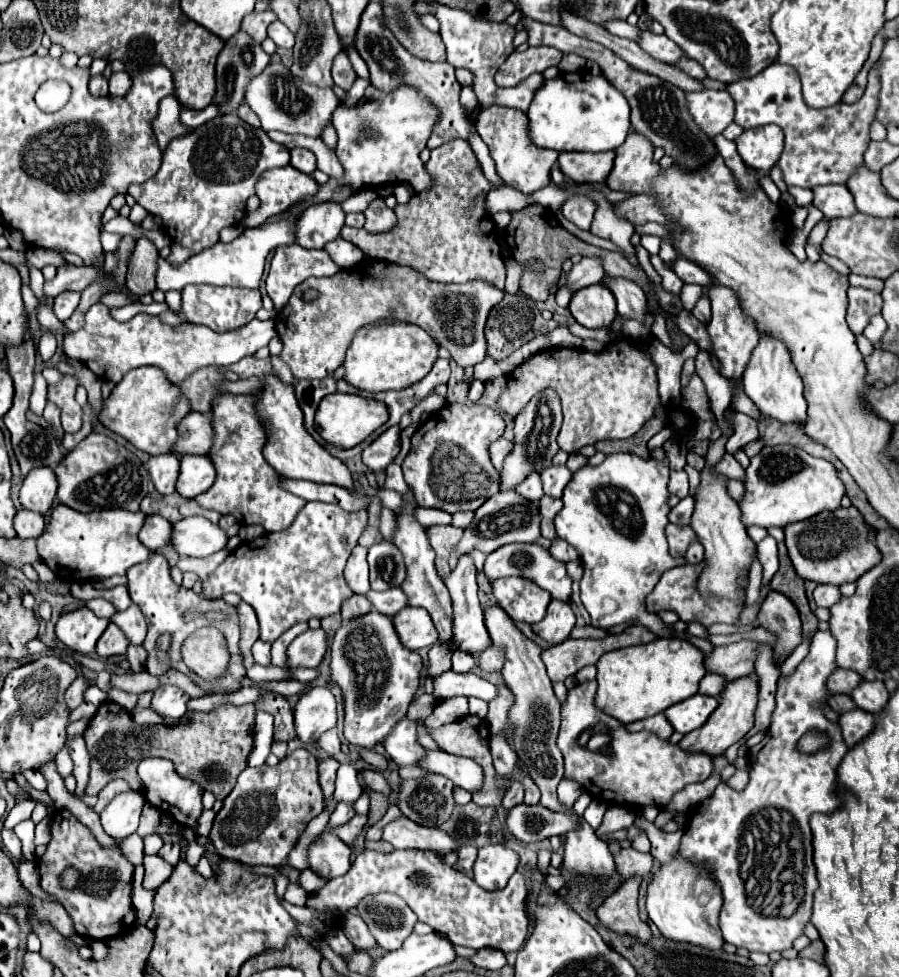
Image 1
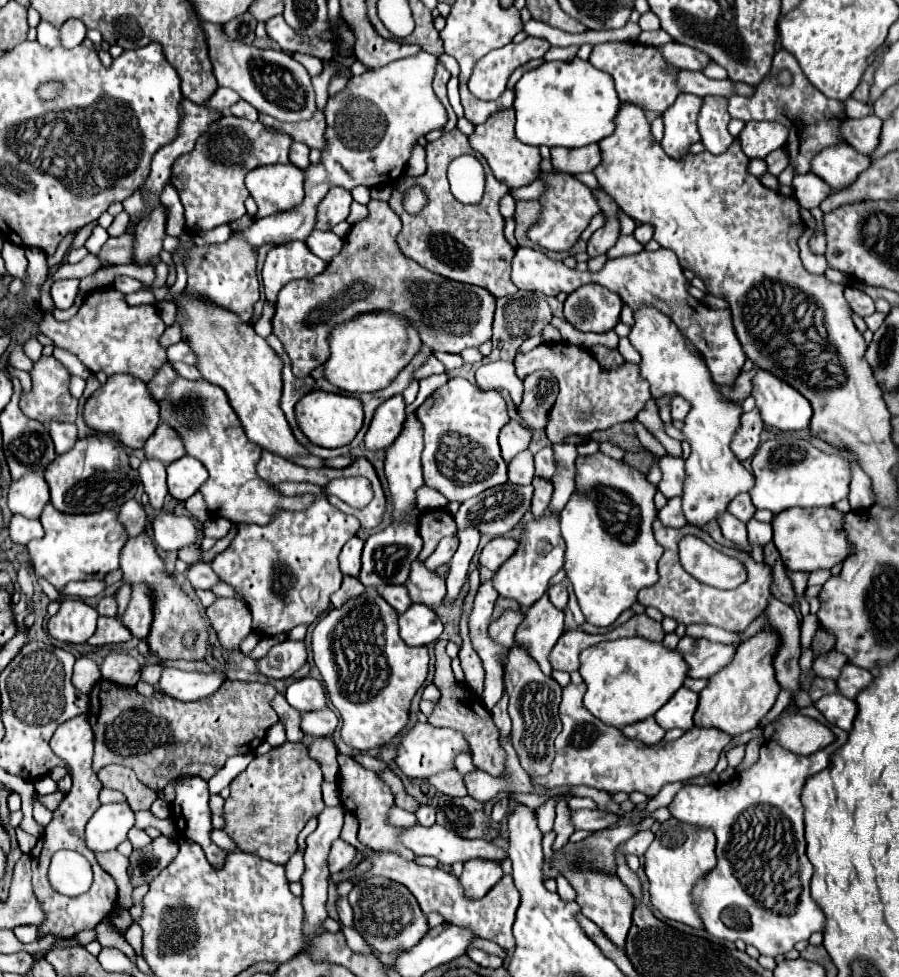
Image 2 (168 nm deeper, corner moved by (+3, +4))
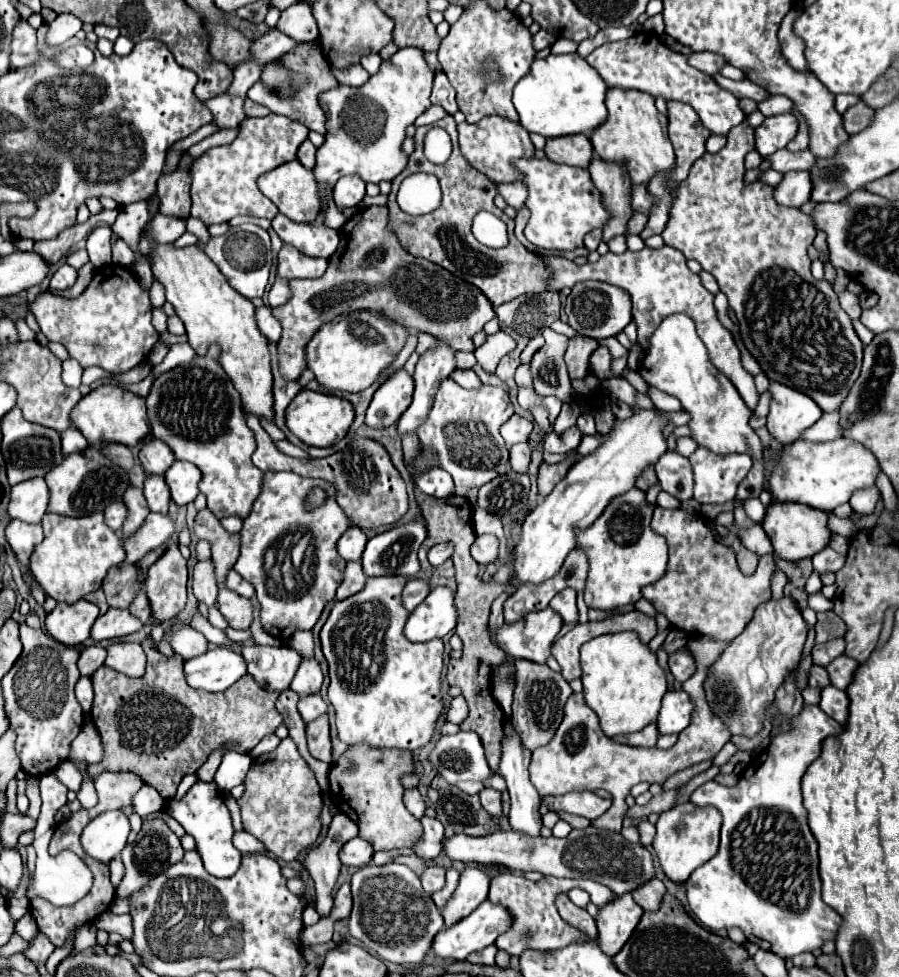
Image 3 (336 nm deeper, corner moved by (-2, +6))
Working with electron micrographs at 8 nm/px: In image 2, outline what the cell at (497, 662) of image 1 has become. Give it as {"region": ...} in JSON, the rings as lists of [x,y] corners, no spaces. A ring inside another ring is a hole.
{"region":[[[505,611],[499,619],[495,619],[489,625],[489,635],[493,641],[497,641],[503,647],[513,647],[515,645],[515,631],[521,625],[525,613],[523,611]]]}

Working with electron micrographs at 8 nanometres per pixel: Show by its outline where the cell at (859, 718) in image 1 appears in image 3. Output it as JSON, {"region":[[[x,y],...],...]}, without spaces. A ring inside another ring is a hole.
{"region":[[[832,685],[822,689],[820,709],[826,715],[830,715],[832,719],[836,719],[838,723],[842,723],[842,725],[846,725],[846,719],[848,719],[848,703],[850,703],[850,699],[848,699],[846,691],[840,691]]]}

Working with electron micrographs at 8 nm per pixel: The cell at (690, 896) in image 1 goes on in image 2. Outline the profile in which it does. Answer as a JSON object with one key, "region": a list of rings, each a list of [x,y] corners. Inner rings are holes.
{"region":[[[671,817],[661,823],[659,831],[655,833],[655,841],[649,845],[643,859],[645,859],[643,867],[649,879],[651,907],[659,911],[665,919],[673,919],[689,927],[701,929],[701,919],[693,909],[691,889],[717,863],[713,831],[691,823],[681,823]]]}

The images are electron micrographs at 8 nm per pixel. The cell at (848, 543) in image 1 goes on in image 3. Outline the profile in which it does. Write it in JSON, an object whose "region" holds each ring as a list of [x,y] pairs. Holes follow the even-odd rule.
{"region":[[[772,503],[766,509],[762,527],[770,541],[774,539],[774,553],[786,561],[802,561],[814,557],[816,553],[824,551],[832,539],[832,531],[828,529],[828,513],[806,507],[802,503]]]}

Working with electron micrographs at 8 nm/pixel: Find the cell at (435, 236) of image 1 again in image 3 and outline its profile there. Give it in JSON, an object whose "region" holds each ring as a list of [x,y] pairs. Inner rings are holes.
{"region":[[[446,115],[444,119],[436,121],[430,127],[418,127],[416,129],[416,151],[410,155],[408,167],[392,181],[392,191],[390,191],[390,201],[394,201],[394,231],[398,233],[398,239],[402,243],[402,247],[414,255],[414,257],[422,257],[428,259],[444,269],[448,269],[454,275],[460,275],[464,281],[476,285],[482,293],[486,293],[486,297],[490,299],[490,303],[496,307],[500,303],[506,303],[518,295],[524,293],[540,293],[546,289],[544,279],[546,279],[546,267],[540,263],[540,257],[530,253],[514,235],[514,221],[508,219],[504,215],[504,211],[500,211],[494,205],[494,197],[498,195],[496,183],[492,183],[490,179],[486,179],[486,175],[482,175],[480,171],[476,171],[474,167],[470,167],[470,163],[466,161],[466,157],[462,155],[460,147],[458,147],[458,129],[456,123],[452,119],[452,115]],[[432,127],[442,127],[444,131],[448,131],[448,135],[452,137],[452,155],[446,163],[442,165],[434,165],[424,157],[424,135],[432,129]],[[418,171],[426,171],[438,177],[440,187],[442,187],[442,205],[428,213],[428,215],[420,215],[420,217],[412,217],[406,215],[398,203],[396,203],[396,191],[398,185],[404,177],[418,173]],[[482,209],[492,211],[496,217],[500,217],[502,221],[506,221],[508,225],[508,239],[510,243],[502,249],[490,249],[484,247],[482,243],[478,243],[470,231],[472,227],[472,219],[476,213],[480,213]]]}

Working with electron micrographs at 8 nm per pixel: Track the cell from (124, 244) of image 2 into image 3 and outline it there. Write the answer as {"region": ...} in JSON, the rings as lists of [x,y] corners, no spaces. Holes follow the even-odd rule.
{"region":[[[154,215],[152,221],[148,223],[146,235],[140,237],[138,241],[138,251],[148,257],[156,245],[166,245],[174,243],[184,231],[186,231],[186,221],[184,219],[172,219],[166,215]]]}

